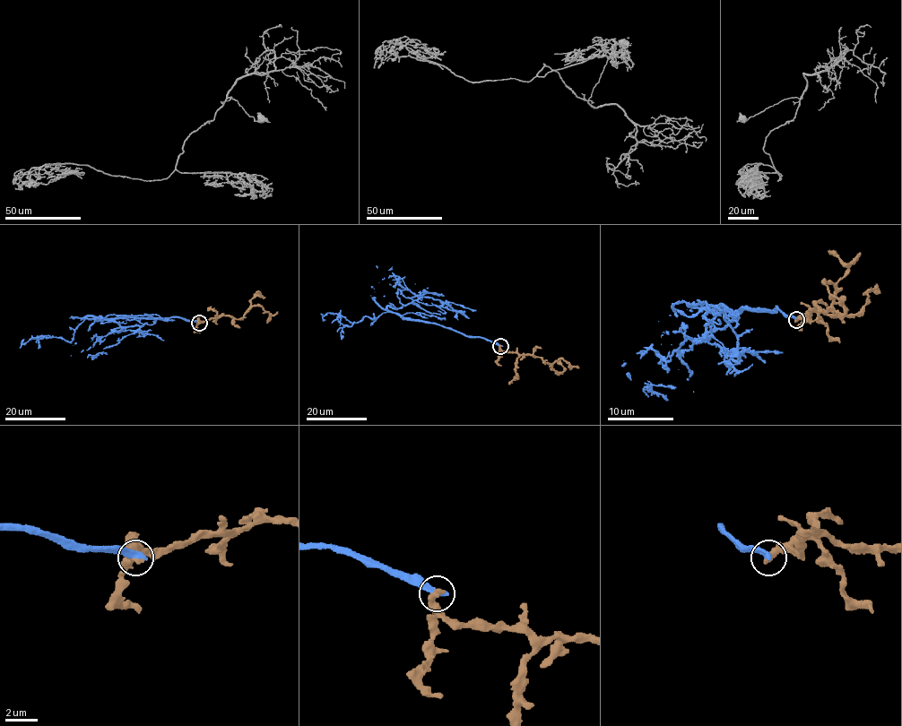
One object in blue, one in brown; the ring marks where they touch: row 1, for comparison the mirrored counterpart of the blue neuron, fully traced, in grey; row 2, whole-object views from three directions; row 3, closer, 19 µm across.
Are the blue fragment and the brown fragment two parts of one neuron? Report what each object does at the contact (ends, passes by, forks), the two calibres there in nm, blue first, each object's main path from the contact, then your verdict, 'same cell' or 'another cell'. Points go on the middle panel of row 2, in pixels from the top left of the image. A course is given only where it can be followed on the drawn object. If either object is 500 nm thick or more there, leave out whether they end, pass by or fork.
blue ends | brown ends | 440/440 nm | blue via (499, 346), (393, 313), (440, 294), (405, 298), (397, 276), (372, 298) | brown via (499, 346), (502, 350), (533, 354), (550, 364), (552, 369), (562, 372), (564, 367), (558, 360) | another cell

